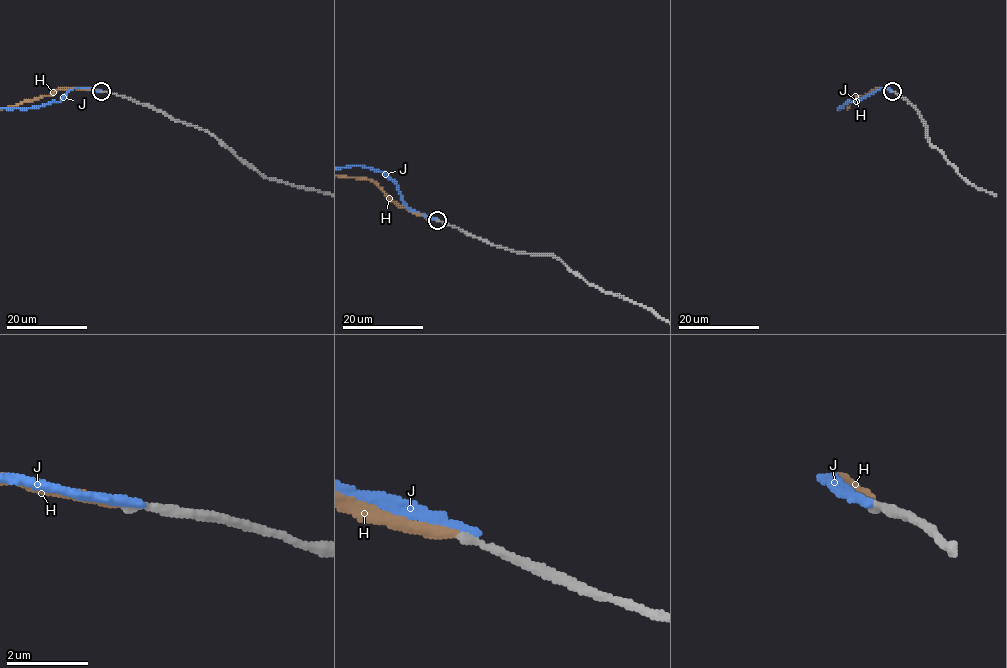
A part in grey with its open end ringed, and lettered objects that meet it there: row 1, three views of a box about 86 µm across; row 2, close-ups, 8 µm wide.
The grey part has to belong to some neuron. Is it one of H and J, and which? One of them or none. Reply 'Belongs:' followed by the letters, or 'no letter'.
Belongs: H

